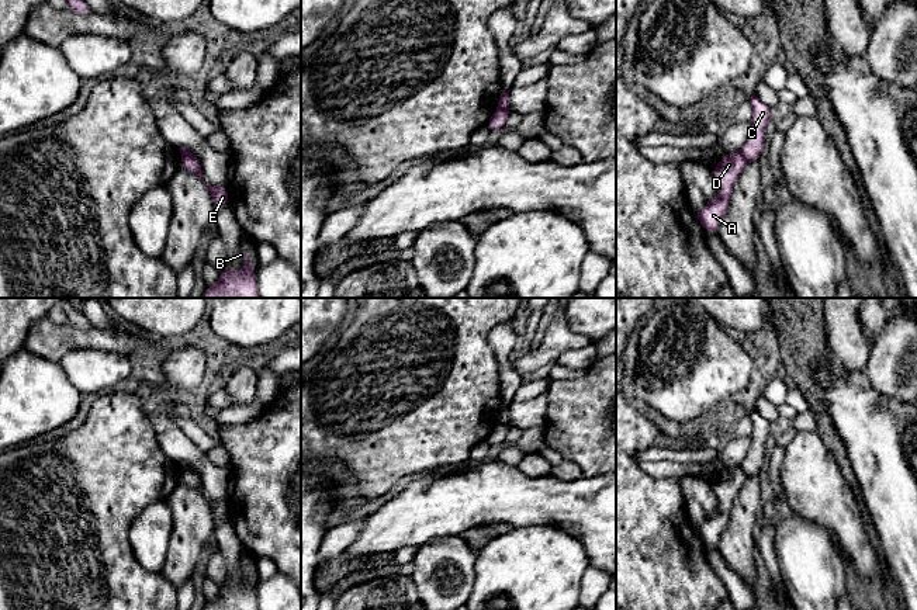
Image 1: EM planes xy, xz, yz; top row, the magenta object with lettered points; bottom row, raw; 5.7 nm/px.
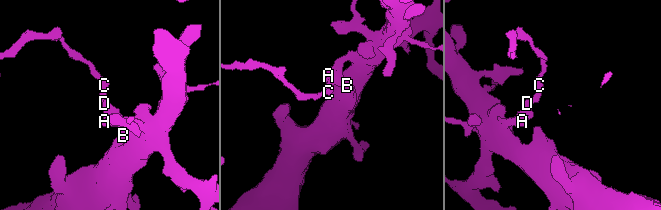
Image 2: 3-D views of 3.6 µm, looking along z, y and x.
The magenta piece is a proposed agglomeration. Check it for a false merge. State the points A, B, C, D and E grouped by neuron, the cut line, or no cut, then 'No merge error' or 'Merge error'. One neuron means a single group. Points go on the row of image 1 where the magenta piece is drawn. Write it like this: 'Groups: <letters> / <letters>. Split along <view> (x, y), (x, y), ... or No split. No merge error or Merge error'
Groups: A B D E / C. Split along xz (498, 107), (508, 111). Merge error

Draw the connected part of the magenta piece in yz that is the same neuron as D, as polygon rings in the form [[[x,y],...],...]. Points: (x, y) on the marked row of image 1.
[[[740,152],[724,153],[719,164],[712,169],[719,186],[719,195],[703,208],[695,211],[702,228],[706,232],[716,232],[729,209],[734,184],[748,162]]]

